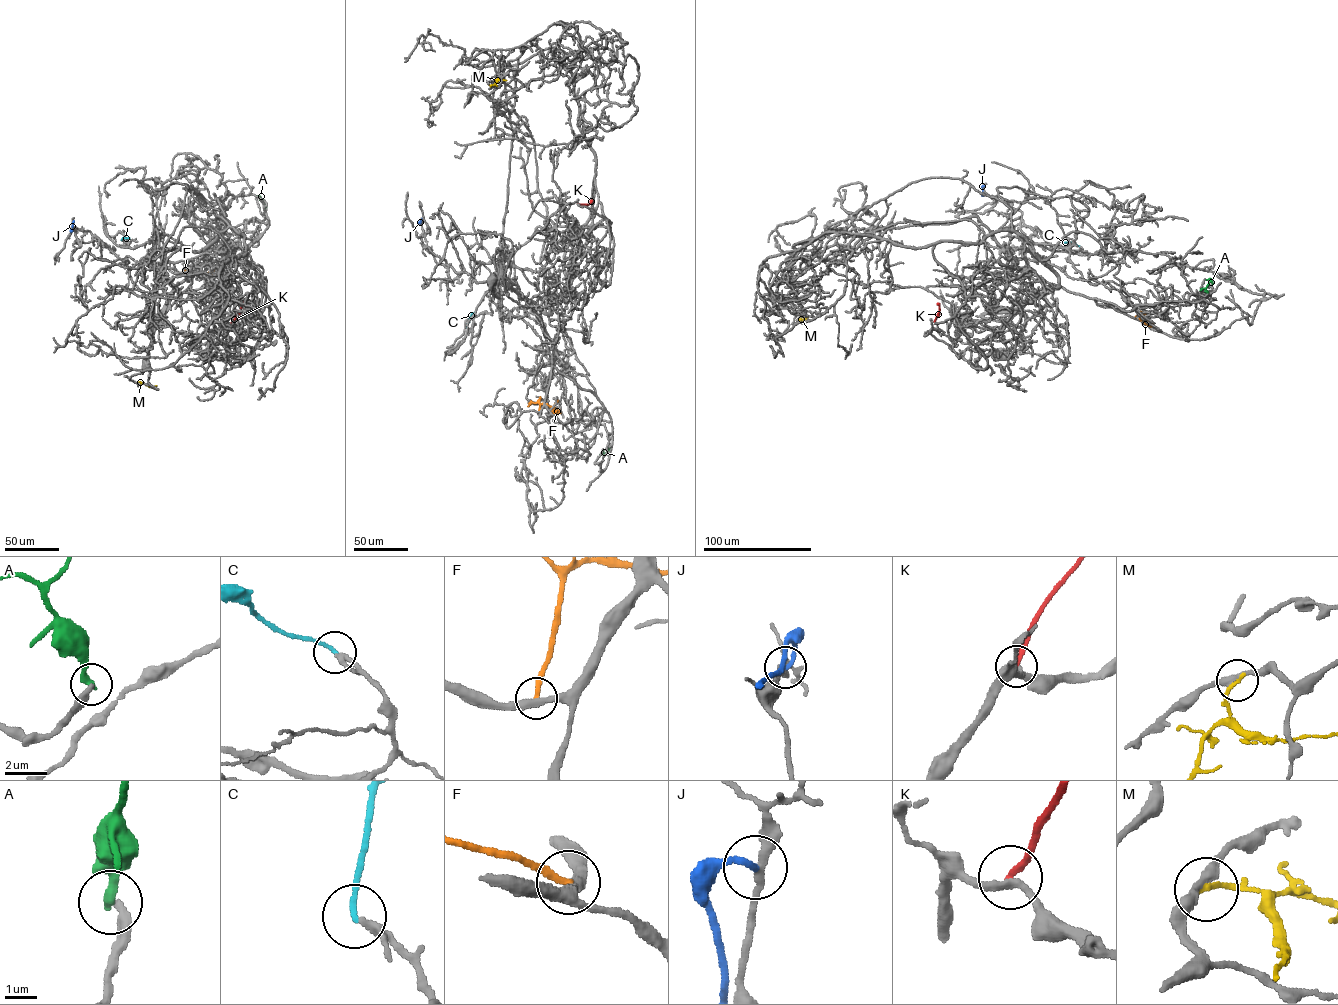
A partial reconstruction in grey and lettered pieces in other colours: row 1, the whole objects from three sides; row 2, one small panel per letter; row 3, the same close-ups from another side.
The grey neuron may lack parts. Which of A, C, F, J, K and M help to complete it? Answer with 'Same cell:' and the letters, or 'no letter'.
Same cell: no letter

